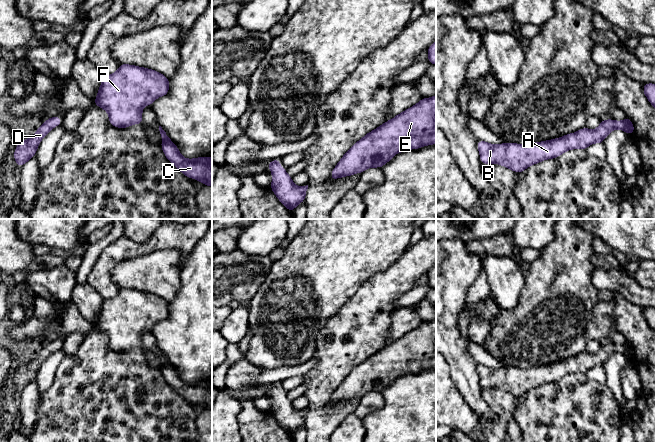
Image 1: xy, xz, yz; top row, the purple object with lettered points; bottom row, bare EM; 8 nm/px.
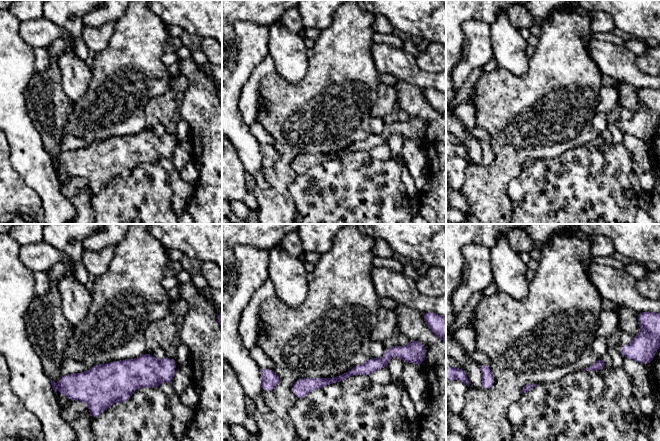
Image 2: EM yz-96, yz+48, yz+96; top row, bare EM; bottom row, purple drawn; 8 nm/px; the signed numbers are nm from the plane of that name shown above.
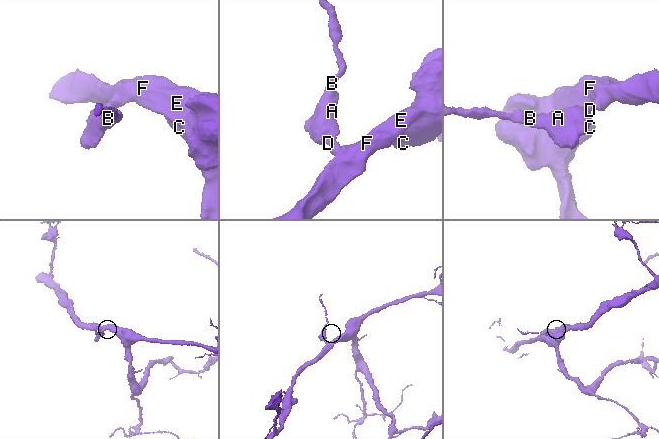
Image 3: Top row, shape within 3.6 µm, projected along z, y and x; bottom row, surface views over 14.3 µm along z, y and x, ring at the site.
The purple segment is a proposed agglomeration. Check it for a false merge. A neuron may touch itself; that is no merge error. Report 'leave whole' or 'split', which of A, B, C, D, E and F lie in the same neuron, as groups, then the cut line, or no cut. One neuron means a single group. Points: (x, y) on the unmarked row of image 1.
leave whole; groups A B C D E F; cut none

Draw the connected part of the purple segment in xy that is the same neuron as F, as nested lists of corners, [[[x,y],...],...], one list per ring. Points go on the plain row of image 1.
[[[120,288],[118,294],[111,299],[104,299],[101,310],[98,313],[98,320],[94,324],[94,329],[106,334],[109,339],[109,346],[112,350],[126,352],[133,348],[142,349],[142,334],[146,329],[152,329],[158,321],[165,320],[169,316],[169,303],[163,298],[148,292],[139,290]]]

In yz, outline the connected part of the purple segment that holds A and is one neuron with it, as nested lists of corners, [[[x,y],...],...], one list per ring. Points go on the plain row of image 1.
[[[628,341],[623,345],[614,345],[609,342],[608,344],[602,344],[595,354],[585,351],[575,357],[548,365],[528,369],[519,369],[517,367],[494,369],[479,364],[477,365],[477,372],[483,388],[496,387],[520,397],[529,390],[543,384],[557,382],[570,373],[585,374],[593,367],[602,368],[613,353],[624,354],[631,360],[634,357],[633,347]]]

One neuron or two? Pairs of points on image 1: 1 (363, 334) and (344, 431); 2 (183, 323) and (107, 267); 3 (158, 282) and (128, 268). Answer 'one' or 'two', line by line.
1: two
2: two
3: one

